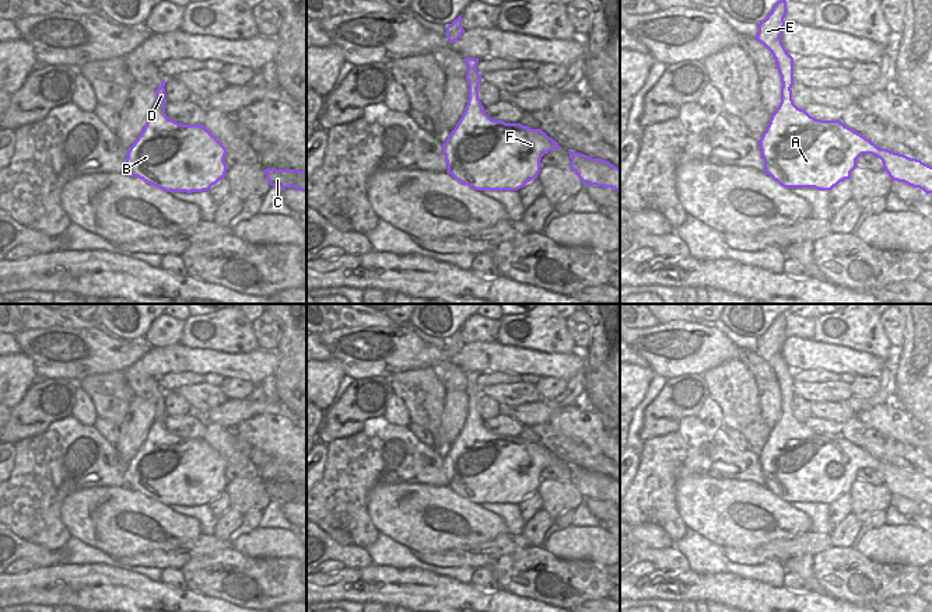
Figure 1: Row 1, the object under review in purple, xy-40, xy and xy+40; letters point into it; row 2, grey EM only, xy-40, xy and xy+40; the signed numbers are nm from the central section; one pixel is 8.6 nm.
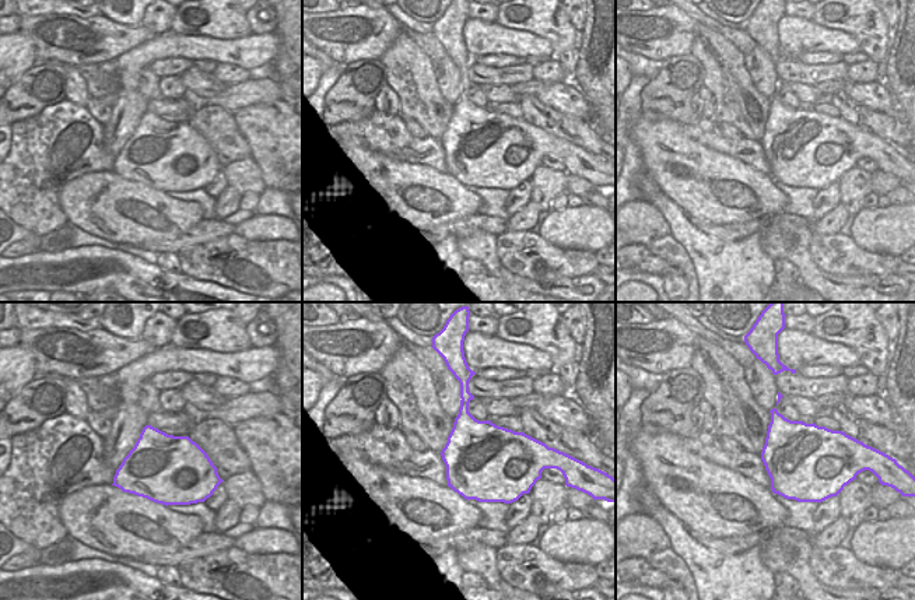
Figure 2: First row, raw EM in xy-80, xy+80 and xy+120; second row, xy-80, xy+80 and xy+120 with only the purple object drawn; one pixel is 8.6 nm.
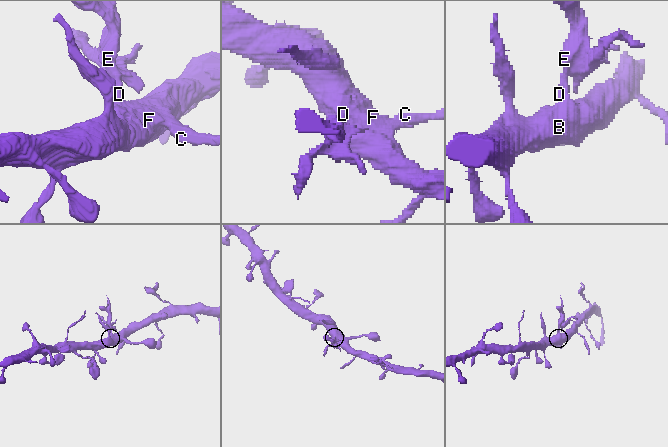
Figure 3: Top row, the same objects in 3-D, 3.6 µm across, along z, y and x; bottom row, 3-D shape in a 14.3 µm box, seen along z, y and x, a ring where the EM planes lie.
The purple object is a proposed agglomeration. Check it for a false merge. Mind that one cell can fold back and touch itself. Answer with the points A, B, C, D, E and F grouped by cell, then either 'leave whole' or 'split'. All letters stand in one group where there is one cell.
A B C D F / E | split

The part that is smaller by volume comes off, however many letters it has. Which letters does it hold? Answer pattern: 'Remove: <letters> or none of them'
Remove: E.

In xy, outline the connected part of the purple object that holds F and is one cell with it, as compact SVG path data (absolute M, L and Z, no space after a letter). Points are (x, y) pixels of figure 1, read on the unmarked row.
M469 403L462 431L442 458L448 487L476 504L518 504L537 492L542 471L560 462L558 457L540 443L521 437L491 433L479 413L479 403Z

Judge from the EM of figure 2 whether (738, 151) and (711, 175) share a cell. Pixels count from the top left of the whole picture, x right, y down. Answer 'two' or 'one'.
two

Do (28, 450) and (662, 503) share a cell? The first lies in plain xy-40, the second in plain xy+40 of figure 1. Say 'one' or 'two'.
one

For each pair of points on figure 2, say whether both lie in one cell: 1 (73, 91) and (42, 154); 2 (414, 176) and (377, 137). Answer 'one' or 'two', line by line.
1: two
2: two

